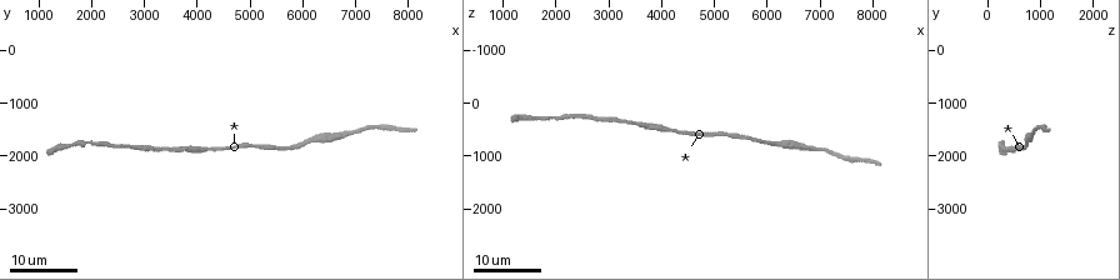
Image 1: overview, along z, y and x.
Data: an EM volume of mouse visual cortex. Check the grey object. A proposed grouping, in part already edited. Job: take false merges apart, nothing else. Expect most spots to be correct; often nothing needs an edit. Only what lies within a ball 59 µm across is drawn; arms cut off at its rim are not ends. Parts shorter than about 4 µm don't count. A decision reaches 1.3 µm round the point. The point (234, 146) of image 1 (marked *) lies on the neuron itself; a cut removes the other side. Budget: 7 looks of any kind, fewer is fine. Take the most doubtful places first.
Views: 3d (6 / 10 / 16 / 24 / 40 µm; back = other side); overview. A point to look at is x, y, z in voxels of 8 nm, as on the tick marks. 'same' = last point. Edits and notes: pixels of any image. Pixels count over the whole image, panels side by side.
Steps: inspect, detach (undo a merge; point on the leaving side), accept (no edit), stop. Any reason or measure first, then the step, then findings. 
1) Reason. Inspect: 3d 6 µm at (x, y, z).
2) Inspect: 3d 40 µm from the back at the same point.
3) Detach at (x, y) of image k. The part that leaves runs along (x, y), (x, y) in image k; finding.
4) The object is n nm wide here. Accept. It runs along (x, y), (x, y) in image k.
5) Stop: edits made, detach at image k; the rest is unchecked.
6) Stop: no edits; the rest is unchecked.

A narrow waist. Inspect: 3d 24 µm at (1950, 1800, 300).

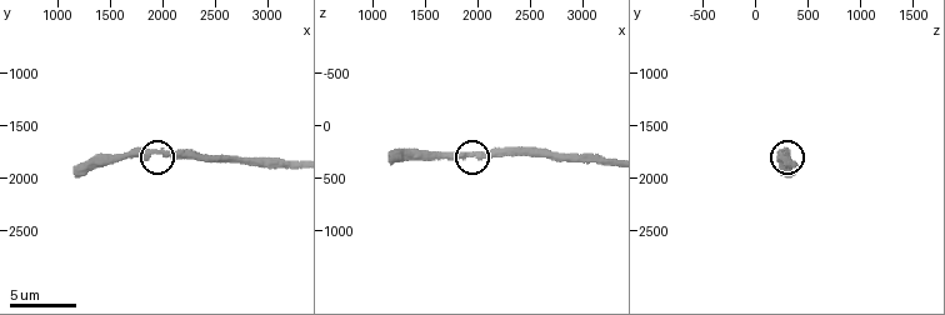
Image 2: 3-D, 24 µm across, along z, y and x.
Closer look. Inspect: 3d 6 µm at (1980, 1760, 280).

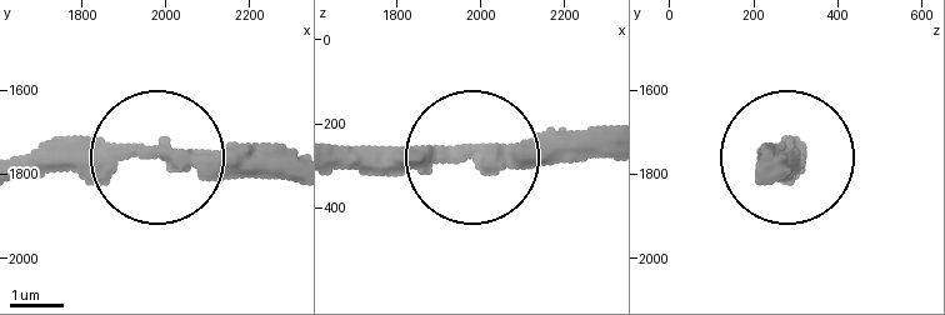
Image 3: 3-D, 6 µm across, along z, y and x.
Accept. It runs along (293, 174), (24, 160) in image 3; continuous, no second neuron.

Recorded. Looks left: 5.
Inspect: 3d 24 µm at (5500, 1850, 650).

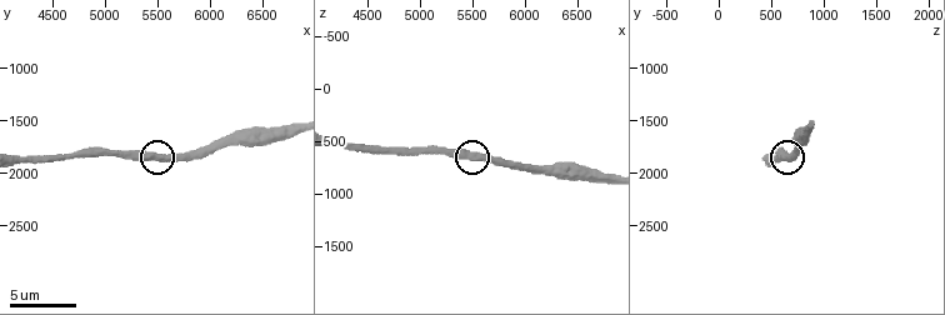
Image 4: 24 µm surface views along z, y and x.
Inspect: 3d 10 µm at (5440, 1840, 620).

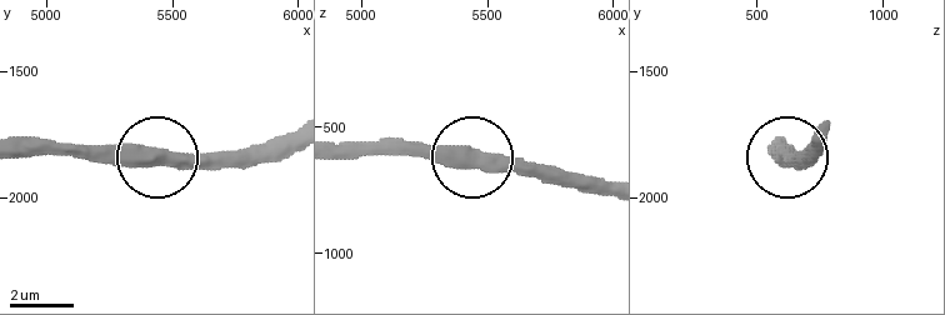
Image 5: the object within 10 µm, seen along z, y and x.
Other side. Inspect: 3d 10 µm from the back at (5470, 1840, 610).

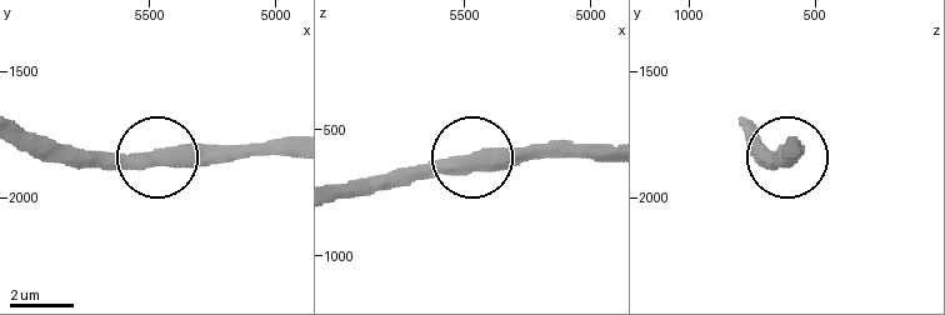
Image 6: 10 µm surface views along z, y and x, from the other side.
Accept. It runs along (609, 154), (456, 154), (394, 170) in image 6; continuous, no second neuron.

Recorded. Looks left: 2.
Stop: no edits; the rest is unchecked.

